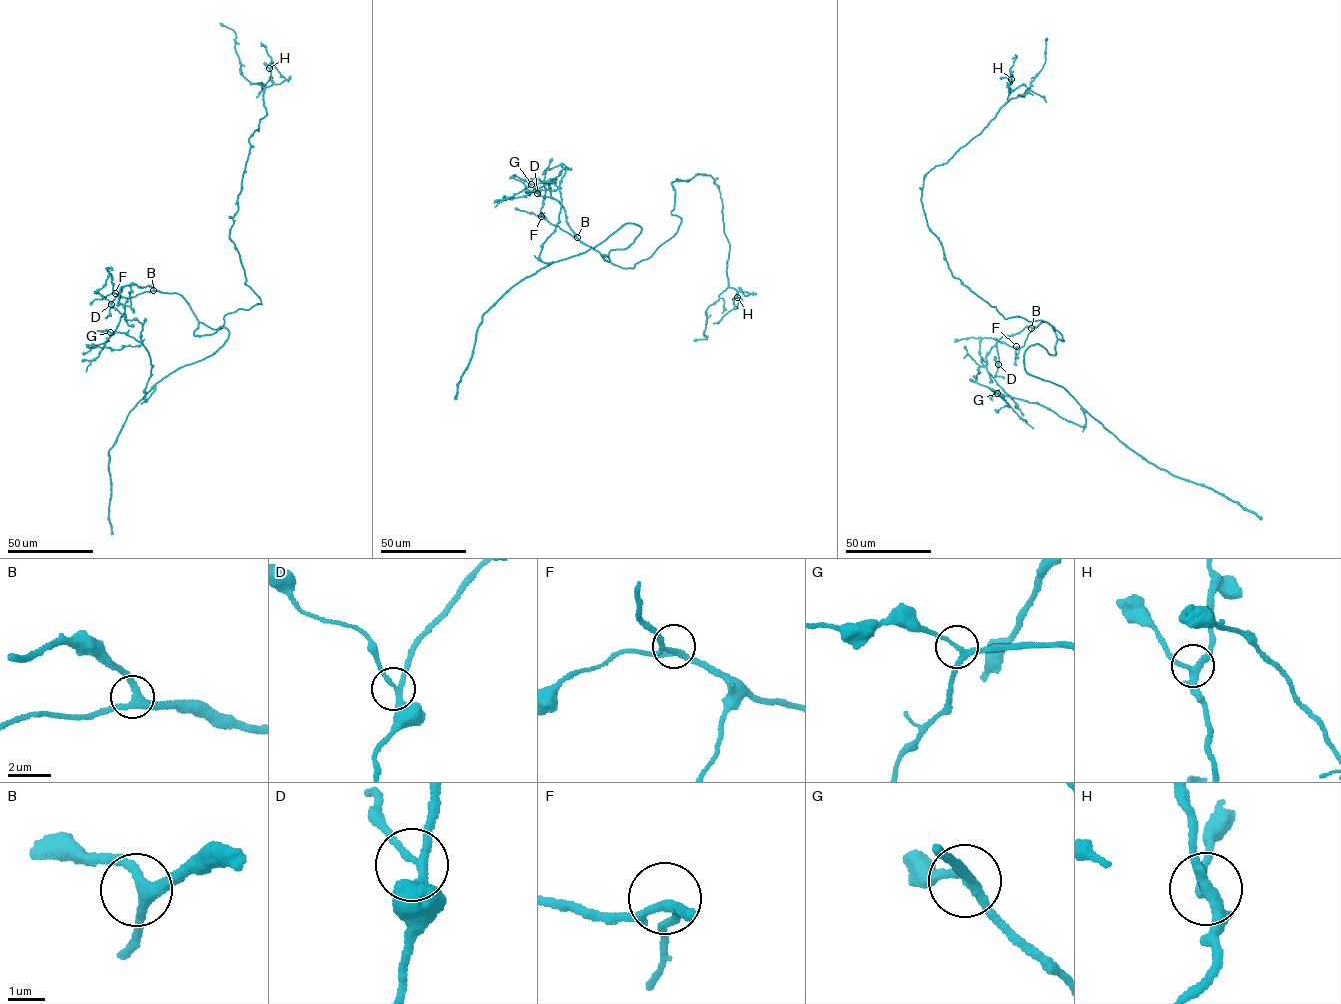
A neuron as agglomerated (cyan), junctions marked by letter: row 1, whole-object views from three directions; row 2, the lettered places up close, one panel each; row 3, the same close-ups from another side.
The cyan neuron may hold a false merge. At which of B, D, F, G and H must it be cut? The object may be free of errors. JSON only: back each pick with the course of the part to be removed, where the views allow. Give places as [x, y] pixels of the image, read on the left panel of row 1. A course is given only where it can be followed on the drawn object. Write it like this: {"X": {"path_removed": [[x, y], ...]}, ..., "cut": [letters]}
{"cut": []}

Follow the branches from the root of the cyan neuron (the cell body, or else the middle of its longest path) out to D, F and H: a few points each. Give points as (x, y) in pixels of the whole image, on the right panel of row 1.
D: (1036, 320), (1052, 325), (1064, 341), (1057, 339), (1046, 322), (1025, 327), (998, 340), (998, 364)
F: (1036, 320), (1052, 325), (1064, 341), (1057, 339), (1052, 326), (1042, 322), (1032, 329), (1024, 346), (1016, 346)
H: (1036, 320), (1005, 319), (952, 275), (921, 201), (924, 177), (987, 126), (1007, 101), (1011, 79)

